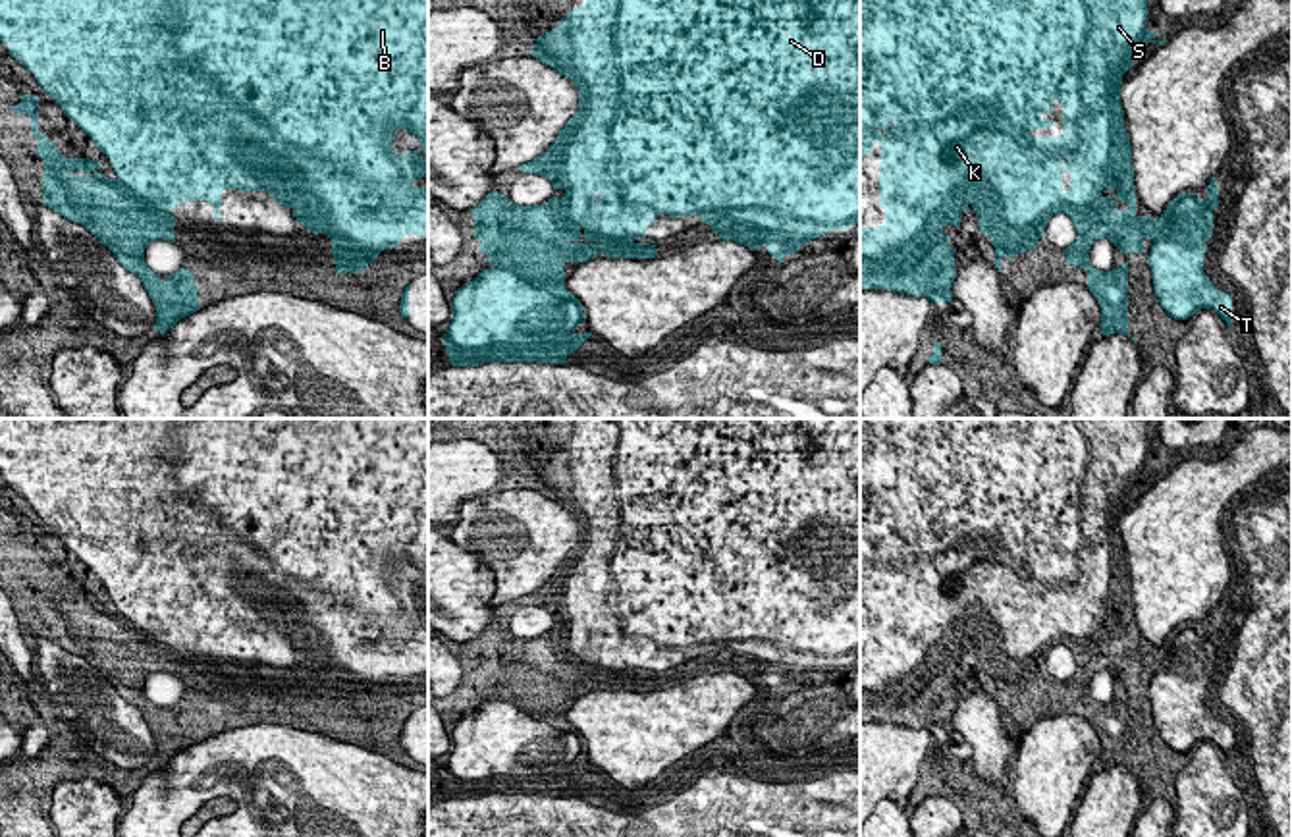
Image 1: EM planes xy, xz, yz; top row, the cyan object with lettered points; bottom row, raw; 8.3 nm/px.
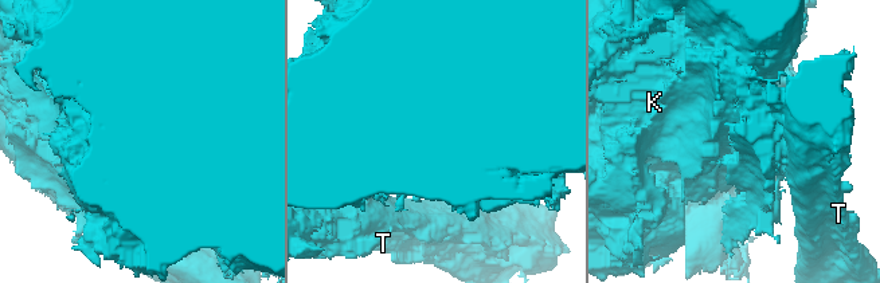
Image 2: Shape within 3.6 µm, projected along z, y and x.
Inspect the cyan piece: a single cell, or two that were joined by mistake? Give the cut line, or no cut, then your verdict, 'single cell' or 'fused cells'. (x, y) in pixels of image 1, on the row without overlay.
cut in xy along (118, 610), (135, 625), (149, 625), (174, 639); fused cells

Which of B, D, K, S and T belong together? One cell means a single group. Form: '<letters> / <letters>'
B D K S / T

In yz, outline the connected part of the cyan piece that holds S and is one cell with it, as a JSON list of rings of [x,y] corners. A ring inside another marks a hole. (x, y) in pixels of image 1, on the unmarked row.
[[[860,418],[860,588],[870,586],[874,577],[881,575],[881,594],[879,602],[879,634],[885,642],[885,656],[877,660],[860,660],[860,721],[889,721],[899,723],[914,729],[928,729],[933,735],[951,735],[951,719],[956,710],[955,700],[955,681],[949,679],[949,667],[943,665],[945,658],[956,658],[960,660],[962,644],[974,642],[980,650],[980,665],[985,665],[991,669],[991,677],[995,679],[995,700],[1001,704],[1001,692],[1012,690],[1018,685],[1026,685],[1037,679],[1037,671],[1045,669],[1045,658],[1049,650],[1055,646],[1055,636],[1061,633],[1074,634],[1080,638],[1082,634],[1090,634],[1097,625],[1101,623],[1118,623],[1124,625],[1128,621],[1134,621],[1134,600],[1132,600],[1132,579],[1130,569],[1126,565],[1124,557],[1124,542],[1120,534],[1120,517],[1122,507],[1132,501],[1134,498],[1134,484],[1144,474],[1153,476],[1167,476],[1167,472],[1157,472],[1157,465],[1149,463],[1145,459],[1147,455],[1147,424],[1151,418]],[[1055,534],[1063,536],[1063,567],[1061,569],[1032,569],[1030,565],[1034,561],[1047,561],[1049,557],[1055,557],[1055,554],[1049,554],[1047,550],[1039,550],[1041,546],[1055,546],[1051,540]]]

